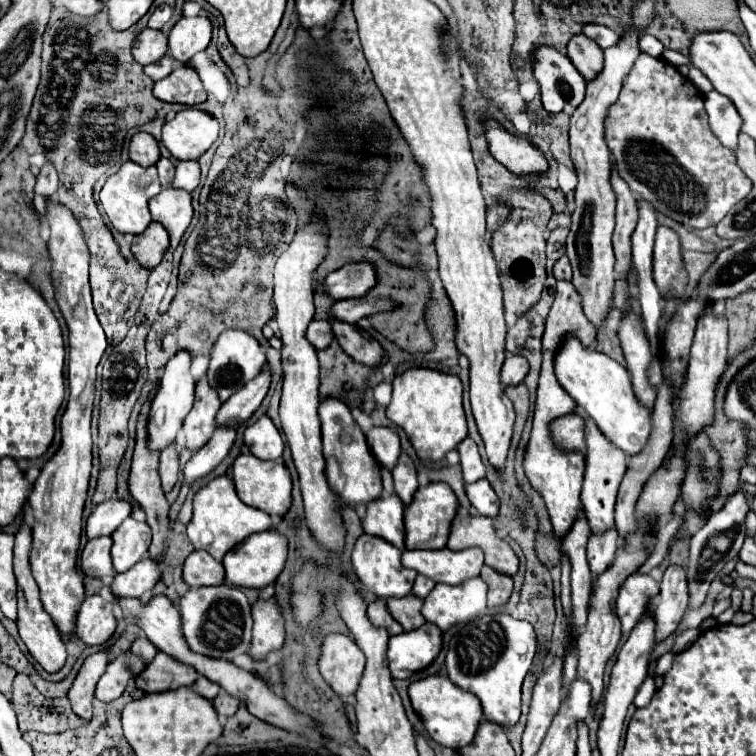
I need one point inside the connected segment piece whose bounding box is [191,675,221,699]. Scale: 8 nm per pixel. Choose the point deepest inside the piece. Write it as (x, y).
(208, 689)

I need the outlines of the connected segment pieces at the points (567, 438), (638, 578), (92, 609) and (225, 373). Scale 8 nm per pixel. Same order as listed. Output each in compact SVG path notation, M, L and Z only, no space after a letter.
M567 415L549 427L553 439L561 443L561 449L573 449L585 453L585 435L583 435L583 419L579 415Z
M637 573L625 581L617 597L617 615L621 619L625 635L629 635L629 631L645 617L657 593L659 585L651 575Z
M91 595L83 601L77 613L77 637L85 645L103 645L113 637L117 619L113 615L113 603L101 595Z
M223 331L219 335L219 339L213 345L211 351L211 363L207 369L207 381L213 389L217 389L217 395L221 401L227 401L233 393L237 393L249 379L253 379L255 375L261 373L261 367L265 365L265 353L261 349L261 345L257 343L255 337L251 337L245 331Z

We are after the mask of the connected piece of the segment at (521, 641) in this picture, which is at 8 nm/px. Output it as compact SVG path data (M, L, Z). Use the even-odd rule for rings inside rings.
M495 613L495 615L477 617L473 621L465 623L451 637L445 667L447 667L449 679L455 685L475 693L481 699L483 713L487 715L489 721L493 721L501 727L513 727L521 715L521 685L523 685L523 679L533 663L533 655L535 655L535 631L533 631L531 623L521 621L521 619L513 619L507 613Z

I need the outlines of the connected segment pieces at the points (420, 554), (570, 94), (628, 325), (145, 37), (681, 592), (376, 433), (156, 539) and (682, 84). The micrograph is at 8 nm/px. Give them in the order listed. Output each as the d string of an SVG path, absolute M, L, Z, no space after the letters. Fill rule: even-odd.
M443 547L437 551L405 551L401 563L437 583L459 585L471 577L479 577L483 555L479 547L467 547L461 551L449 551L449 547Z
M539 47L533 55L533 75L541 85L541 101L545 111L549 113L559 113L563 111L563 107L567 107L567 103L571 103L571 109L575 111L581 105L581 99L585 97L585 87L587 81L583 79L583 75L573 67L573 63L569 61L569 57L557 53L553 47Z
M629 309L629 313L623 315L619 339L621 339L623 353L629 365L635 395L647 409L653 409L657 393L647 381L647 367L653 359L653 353L641 327L641 315L635 309Z
M145 29L133 43L133 59L141 65L157 63L167 53L167 35L155 29Z
M669 565L661 579L661 593L657 595L653 607L655 621L655 639L657 643L665 641L673 635L681 623L681 617L687 609L689 593L687 593L687 577L683 567Z
M371 427L367 431L367 445L373 453L373 457L387 469L393 469L399 453L401 453L401 445L399 445L399 435L389 429L389 427Z
M157 387L151 391L149 399L145 401L141 413L139 413L139 423L137 423L137 443L135 443L135 453L133 453L133 463L131 463L131 477L129 477L129 491L133 495L133 499L143 507L145 515L147 515L147 525L153 531L153 543L149 547L149 555L151 557L161 557L163 555L163 541L167 537L169 531L169 503L165 499L165 493L161 491L161 479L159 479L159 451L151 451L147 447L147 421L149 421L149 407L153 401L153 395L157 393Z
M645 53L637 57L633 71L629 71L623 83L619 99L607 111L605 141L617 173L621 179L625 179L625 183L629 183L629 189L635 191L641 199L649 199L655 211L661 211L669 219L691 229L717 225L729 213L729 209L751 191L751 179L745 177L739 169L735 153L723 147L709 131L703 93L665 59L653 59Z

